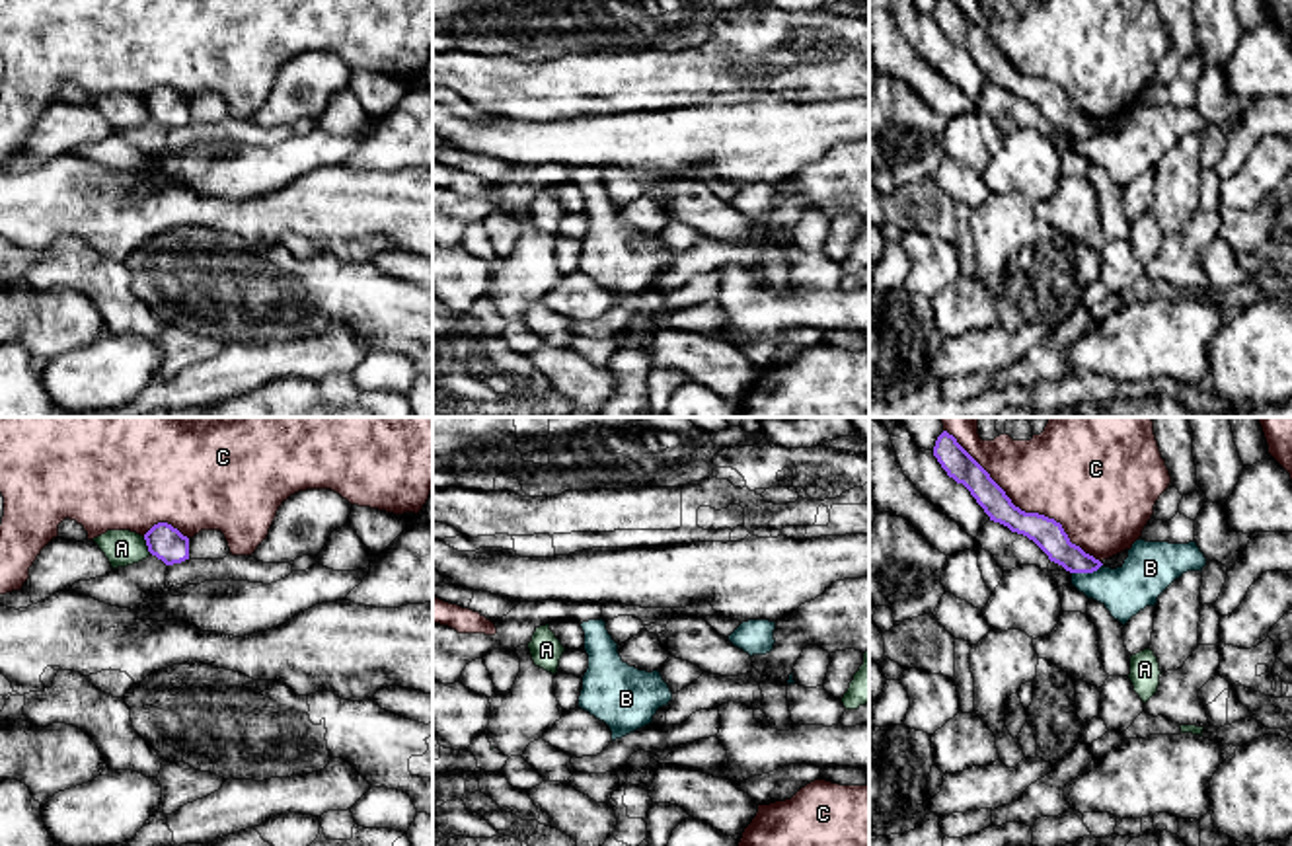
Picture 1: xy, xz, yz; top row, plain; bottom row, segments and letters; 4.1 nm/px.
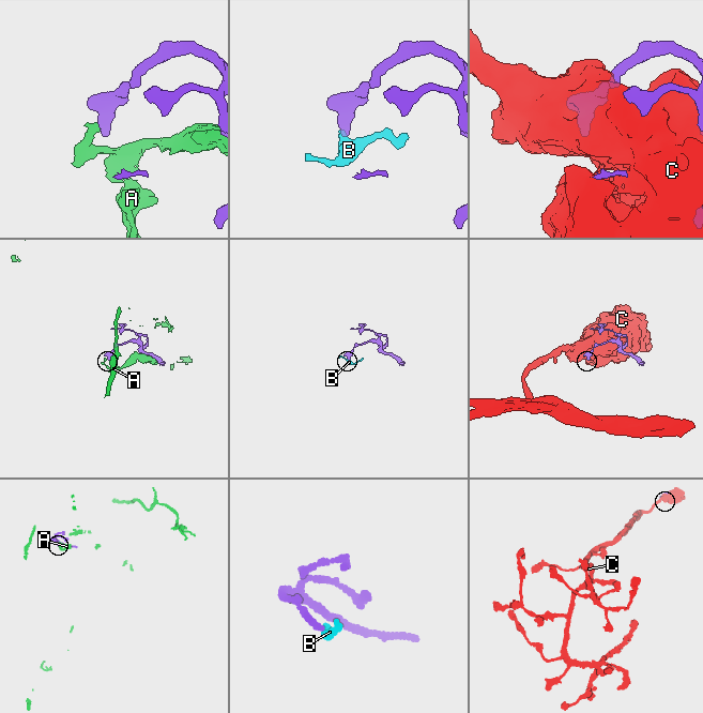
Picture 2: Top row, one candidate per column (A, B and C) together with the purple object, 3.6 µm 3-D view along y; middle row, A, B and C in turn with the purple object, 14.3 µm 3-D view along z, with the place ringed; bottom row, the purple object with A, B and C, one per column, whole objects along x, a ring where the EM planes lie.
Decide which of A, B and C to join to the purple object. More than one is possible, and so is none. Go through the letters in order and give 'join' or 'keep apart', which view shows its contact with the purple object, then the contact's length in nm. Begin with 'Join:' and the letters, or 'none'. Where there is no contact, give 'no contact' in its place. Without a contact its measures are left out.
Join: B
A: keep apart; contact in xy; length 80 nm
B: join; contact in yz; length 130 nm
C: keep apart; contact in yz; length 850 nm

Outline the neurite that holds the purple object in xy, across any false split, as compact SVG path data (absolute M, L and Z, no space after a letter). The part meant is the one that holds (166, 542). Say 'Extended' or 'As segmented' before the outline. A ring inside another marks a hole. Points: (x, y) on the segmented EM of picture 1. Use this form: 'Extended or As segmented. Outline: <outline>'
As segmented. Outline: M168 522L154 524L144 534L148 552L162 559L166 565L189 559L189 538Z

